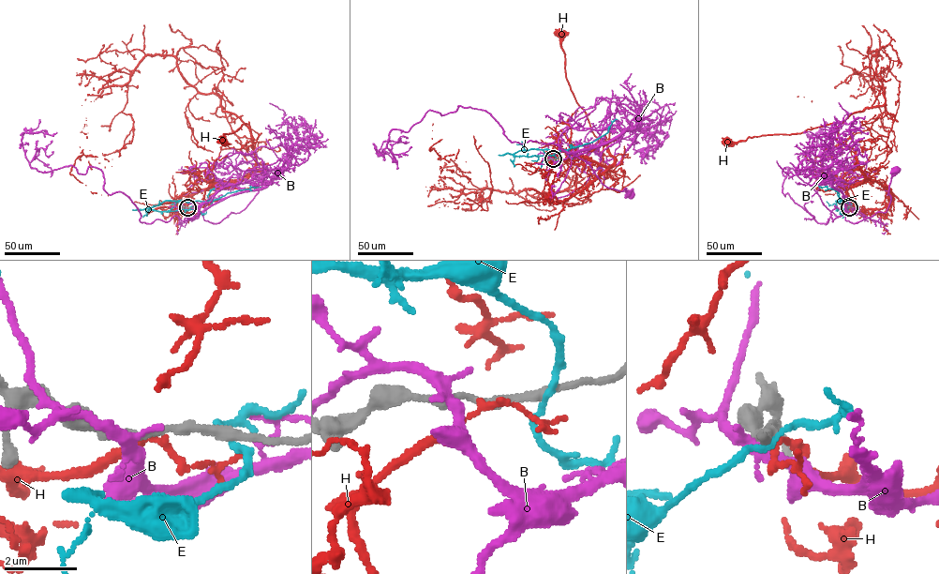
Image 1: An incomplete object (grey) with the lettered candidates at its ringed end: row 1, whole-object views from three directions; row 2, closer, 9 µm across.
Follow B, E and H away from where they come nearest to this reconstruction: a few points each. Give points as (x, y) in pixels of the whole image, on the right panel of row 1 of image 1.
B: (848, 207), (852, 208), (845, 198), (845, 219), (853, 223), (886, 212), (895, 170)
E: (849, 207), (842, 212), (836, 206), (836, 201), (842, 201), (839, 193), (819, 187)
H: (849, 207), (861, 212), (883, 208), (893, 197), (861, 172), (856, 151), (841, 140), (834, 123), (728, 143)

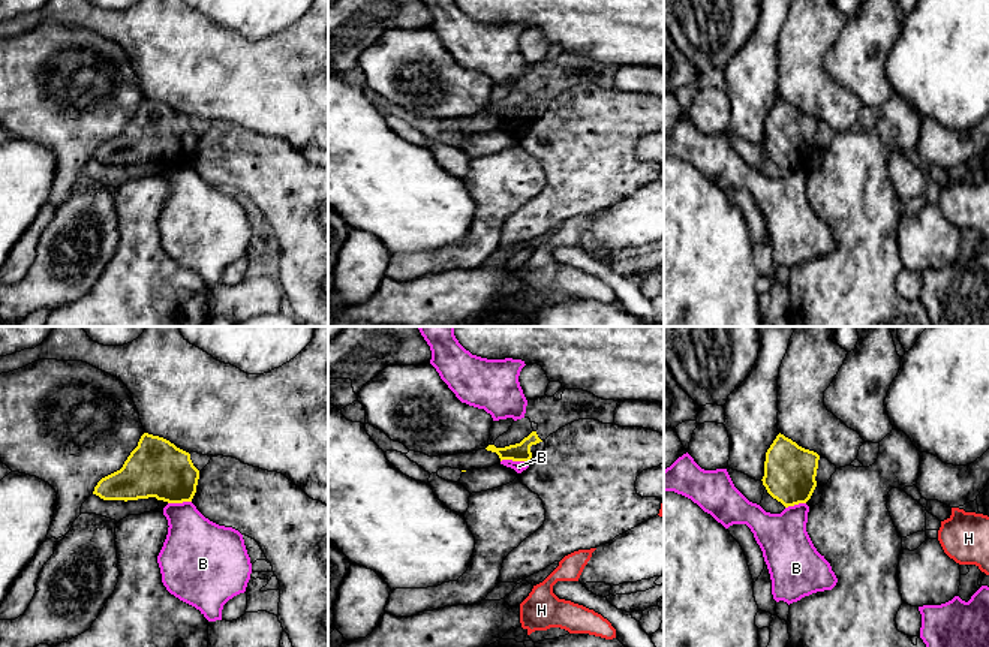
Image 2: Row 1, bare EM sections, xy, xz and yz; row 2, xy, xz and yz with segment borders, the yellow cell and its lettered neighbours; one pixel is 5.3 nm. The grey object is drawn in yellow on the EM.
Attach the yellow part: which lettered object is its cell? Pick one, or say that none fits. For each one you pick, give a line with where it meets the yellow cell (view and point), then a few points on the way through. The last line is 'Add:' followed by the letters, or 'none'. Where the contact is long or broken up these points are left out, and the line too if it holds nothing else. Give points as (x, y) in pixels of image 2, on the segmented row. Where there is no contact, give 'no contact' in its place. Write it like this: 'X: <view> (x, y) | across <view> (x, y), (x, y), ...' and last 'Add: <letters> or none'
H: no contact
Add: H

